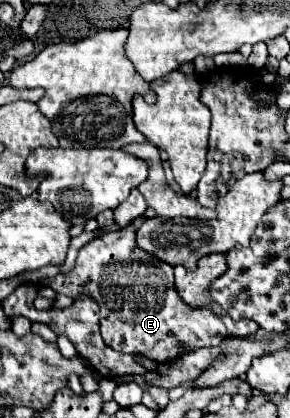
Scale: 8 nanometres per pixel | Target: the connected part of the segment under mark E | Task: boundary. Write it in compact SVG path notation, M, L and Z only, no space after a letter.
M131 225L89 241L79 249L75 267L69 273L59 273L55 281L41 279L37 283L51 285L57 293L63 293L71 299L75 299L79 293L89 293L101 307L99 315L101 315L103 341L107 343L107 347L119 353L141 355L155 363L169 363L183 351L191 351L199 347L215 347L221 345L221 341L227 337L225 325L211 309L207 307L193 309L181 301L173 285L173 267L139 249L135 245L135 229Z

